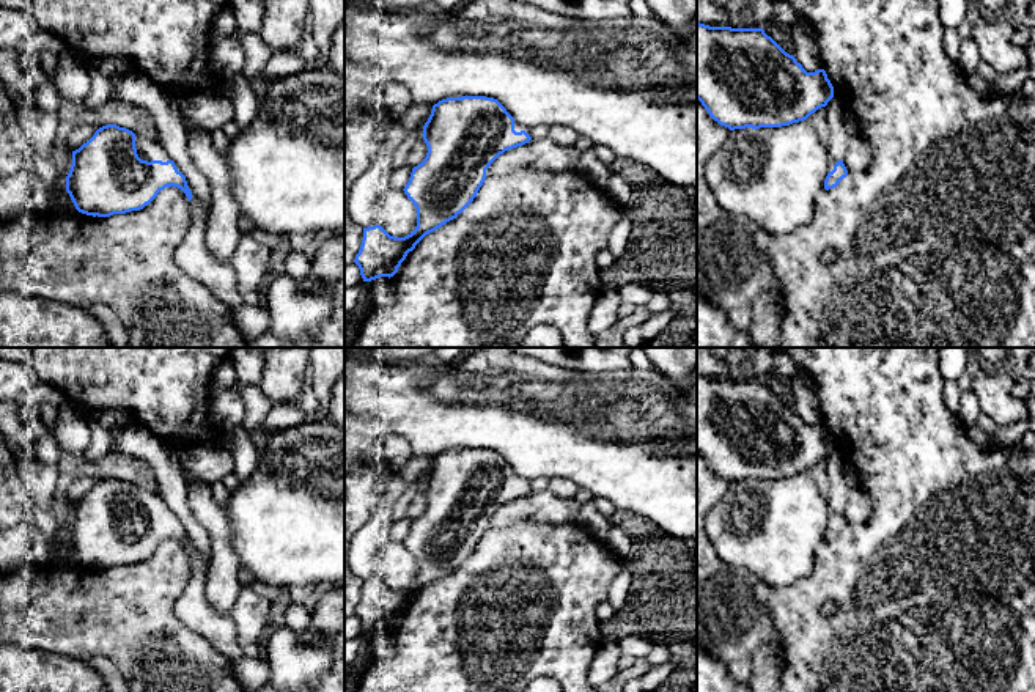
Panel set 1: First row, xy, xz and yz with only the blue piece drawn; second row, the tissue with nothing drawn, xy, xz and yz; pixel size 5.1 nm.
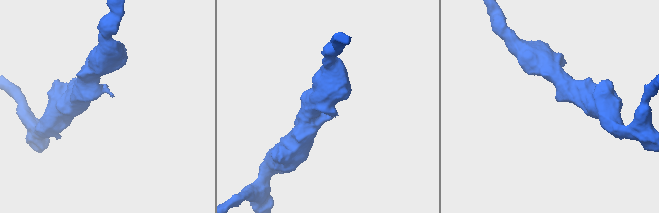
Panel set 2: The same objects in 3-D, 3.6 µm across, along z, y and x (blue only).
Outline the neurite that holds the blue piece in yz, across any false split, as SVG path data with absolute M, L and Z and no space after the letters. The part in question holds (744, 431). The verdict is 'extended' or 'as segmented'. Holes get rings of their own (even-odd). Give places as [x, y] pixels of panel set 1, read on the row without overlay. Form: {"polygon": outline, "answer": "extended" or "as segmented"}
{"polygon": "M697 374L697 451L720 478L788 478L832 450L826 423L807 425L763 381Z", "answer": "as segmented"}

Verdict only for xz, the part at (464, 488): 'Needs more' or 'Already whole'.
Needs more

